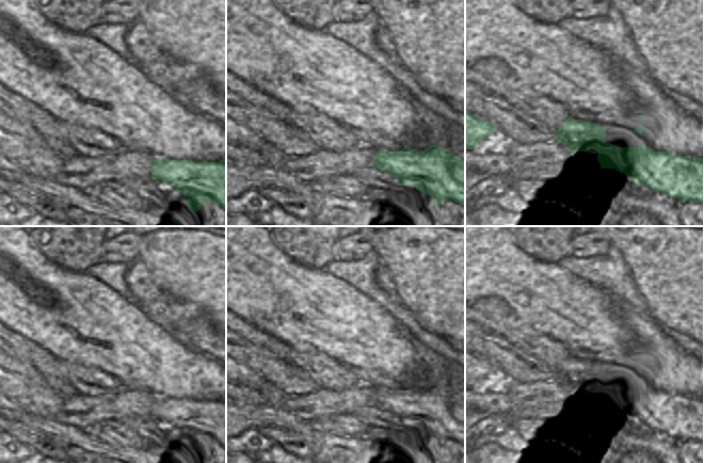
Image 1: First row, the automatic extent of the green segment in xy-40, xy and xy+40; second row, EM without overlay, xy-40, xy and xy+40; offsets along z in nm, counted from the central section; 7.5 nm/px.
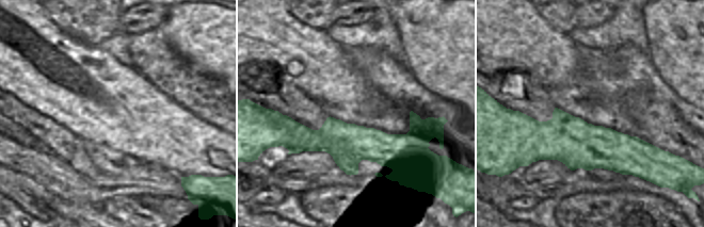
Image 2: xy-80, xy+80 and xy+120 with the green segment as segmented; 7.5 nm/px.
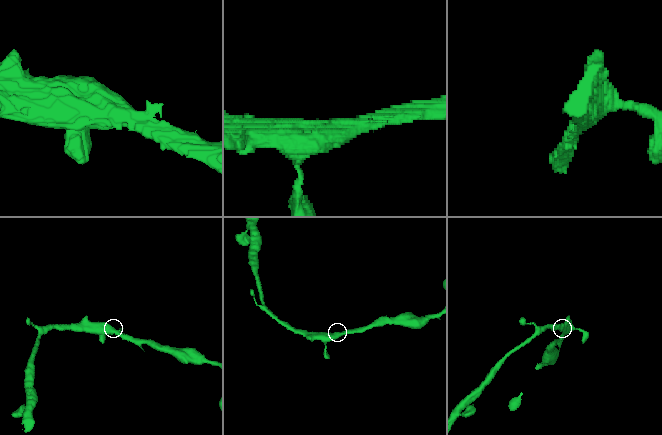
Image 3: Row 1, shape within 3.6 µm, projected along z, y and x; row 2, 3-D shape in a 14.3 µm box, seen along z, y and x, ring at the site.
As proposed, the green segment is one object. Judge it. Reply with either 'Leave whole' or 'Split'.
Leave whole.

